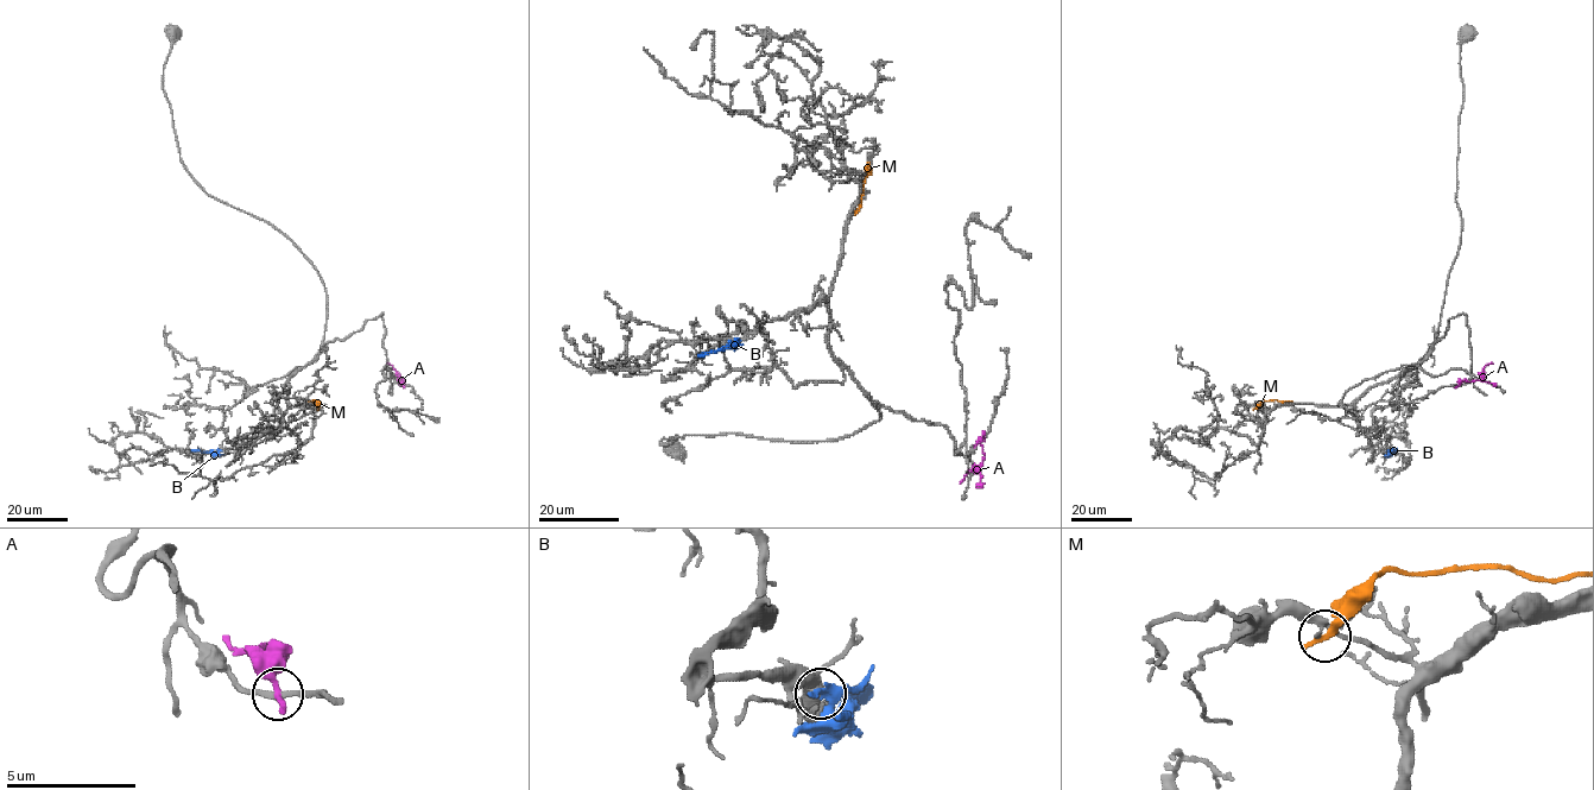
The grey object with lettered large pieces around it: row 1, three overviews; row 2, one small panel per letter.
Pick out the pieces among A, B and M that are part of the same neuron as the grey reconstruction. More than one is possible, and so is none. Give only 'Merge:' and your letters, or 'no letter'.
Merge: no letter

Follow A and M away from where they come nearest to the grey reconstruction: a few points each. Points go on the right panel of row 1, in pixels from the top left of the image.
A: (1459, 385), (1462, 380), (1480, 380), (1484, 367), (1492, 364)
M: (1256, 409), (1263, 400), (1292, 402)

